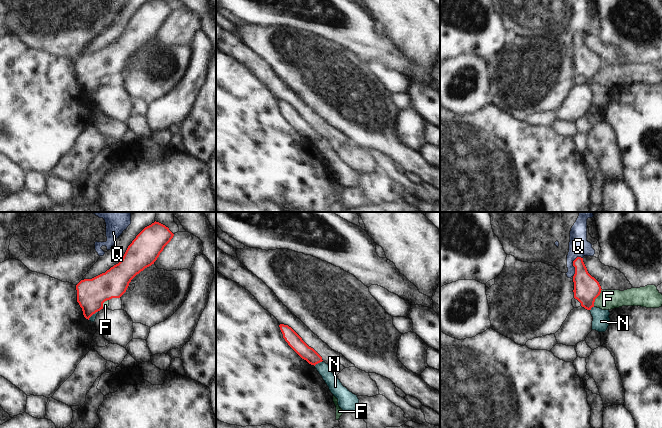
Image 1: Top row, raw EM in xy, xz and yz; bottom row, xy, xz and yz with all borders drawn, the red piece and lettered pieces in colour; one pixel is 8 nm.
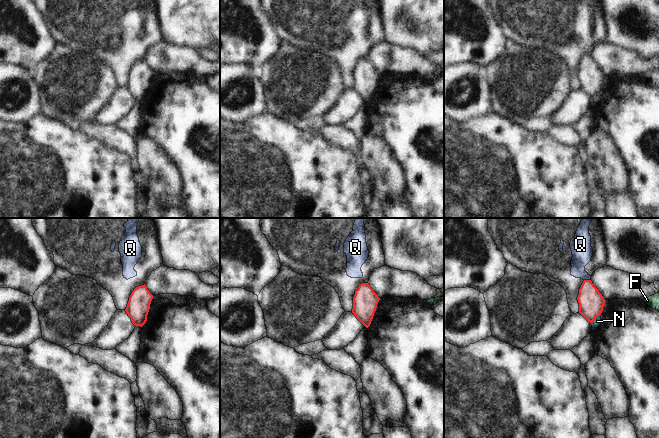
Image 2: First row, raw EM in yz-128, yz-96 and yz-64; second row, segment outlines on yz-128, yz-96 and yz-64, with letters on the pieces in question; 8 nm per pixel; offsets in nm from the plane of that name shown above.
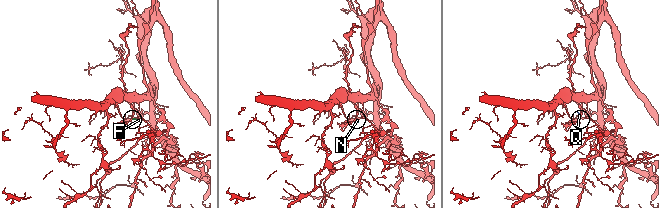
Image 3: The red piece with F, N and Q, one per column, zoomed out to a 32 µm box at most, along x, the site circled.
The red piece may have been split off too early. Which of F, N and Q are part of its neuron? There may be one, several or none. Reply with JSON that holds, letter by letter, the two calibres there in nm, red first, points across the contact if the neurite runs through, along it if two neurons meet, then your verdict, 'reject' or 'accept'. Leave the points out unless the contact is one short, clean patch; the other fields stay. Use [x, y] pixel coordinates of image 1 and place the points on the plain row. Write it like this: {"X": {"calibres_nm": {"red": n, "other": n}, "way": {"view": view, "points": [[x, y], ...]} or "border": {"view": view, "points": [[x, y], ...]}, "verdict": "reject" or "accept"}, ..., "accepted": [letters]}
{"F": {"calibres_nm": {"red": 200, "other": 160}, "border": {"view": "yz", "points": [[601, 65], [593, 82]]}, "verdict": "reject"}, "N": {"calibres_nm": {"red": 120, "other": 110}, "border": {"view": "xz", "points": [[322, 136], [314, 141]]}, "verdict": "reject"}, "Q": {"calibres_nm": {"red": 200, "other": 160}, "border": {"view": "yz", "points": [[580, 32], [573, 37], [573, 52]]}, "verdict": "reject"}, "accepted": []}

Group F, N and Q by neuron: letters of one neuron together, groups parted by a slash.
F Q / N

